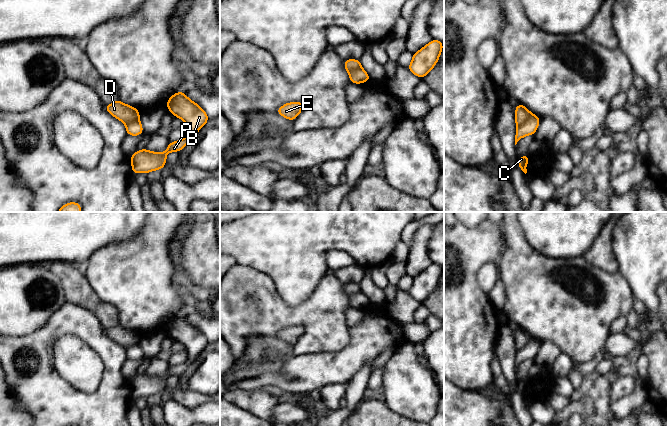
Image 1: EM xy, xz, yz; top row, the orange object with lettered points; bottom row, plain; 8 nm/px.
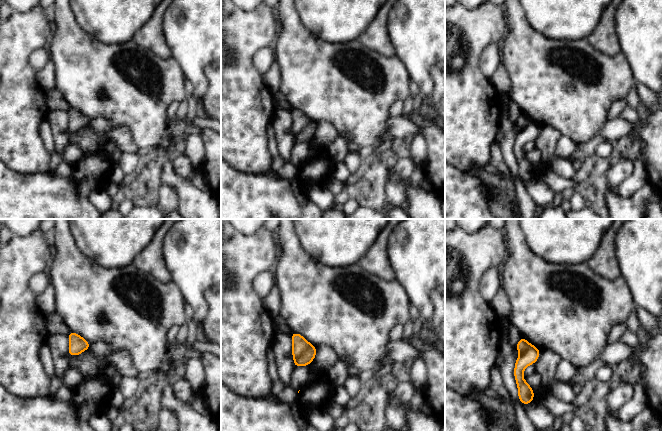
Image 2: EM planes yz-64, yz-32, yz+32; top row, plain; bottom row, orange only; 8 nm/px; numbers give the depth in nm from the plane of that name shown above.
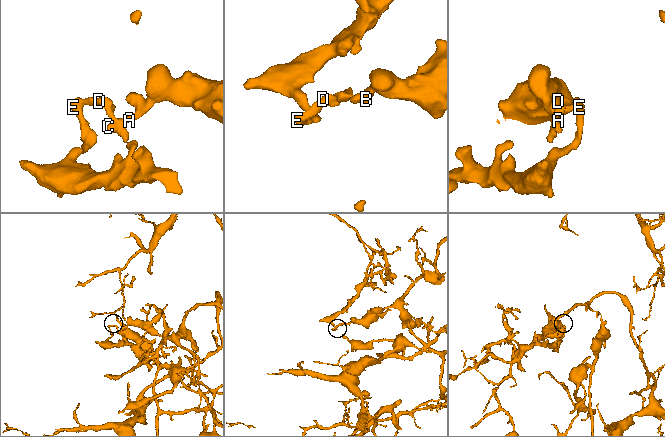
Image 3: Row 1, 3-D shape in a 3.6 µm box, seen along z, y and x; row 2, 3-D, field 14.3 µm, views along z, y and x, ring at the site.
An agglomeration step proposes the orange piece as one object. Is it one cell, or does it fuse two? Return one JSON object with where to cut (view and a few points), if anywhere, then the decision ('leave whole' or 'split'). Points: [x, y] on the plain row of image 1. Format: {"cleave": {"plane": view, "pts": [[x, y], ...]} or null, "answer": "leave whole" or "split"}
{"cleave": {"plane": "yz", "pts": [[531, 338], [517, 350]]}, "answer": "split"}

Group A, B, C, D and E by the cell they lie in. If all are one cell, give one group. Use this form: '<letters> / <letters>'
A B C / D E

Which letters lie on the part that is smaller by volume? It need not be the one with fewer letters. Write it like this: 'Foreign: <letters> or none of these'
Foreign: D, E

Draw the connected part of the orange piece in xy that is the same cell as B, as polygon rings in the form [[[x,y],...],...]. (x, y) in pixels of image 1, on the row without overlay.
[[[179,315],[172,319],[167,324],[166,330],[173,340],[185,346],[187,359],[181,364],[169,366],[167,374],[162,377],[151,376],[146,372],[136,375],[130,381],[132,398],[147,398],[151,395],[164,392],[167,378],[183,374],[188,366],[209,344],[207,337],[198,328],[190,324],[184,318],[184,315]]]

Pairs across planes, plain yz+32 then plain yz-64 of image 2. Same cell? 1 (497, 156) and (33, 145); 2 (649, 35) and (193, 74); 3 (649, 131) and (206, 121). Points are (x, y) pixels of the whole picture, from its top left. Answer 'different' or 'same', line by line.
1: different
2: same
3: different

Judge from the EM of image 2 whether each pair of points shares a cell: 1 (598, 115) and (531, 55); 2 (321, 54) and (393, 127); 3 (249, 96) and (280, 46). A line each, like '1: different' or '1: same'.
1: same
2: different
3: different

